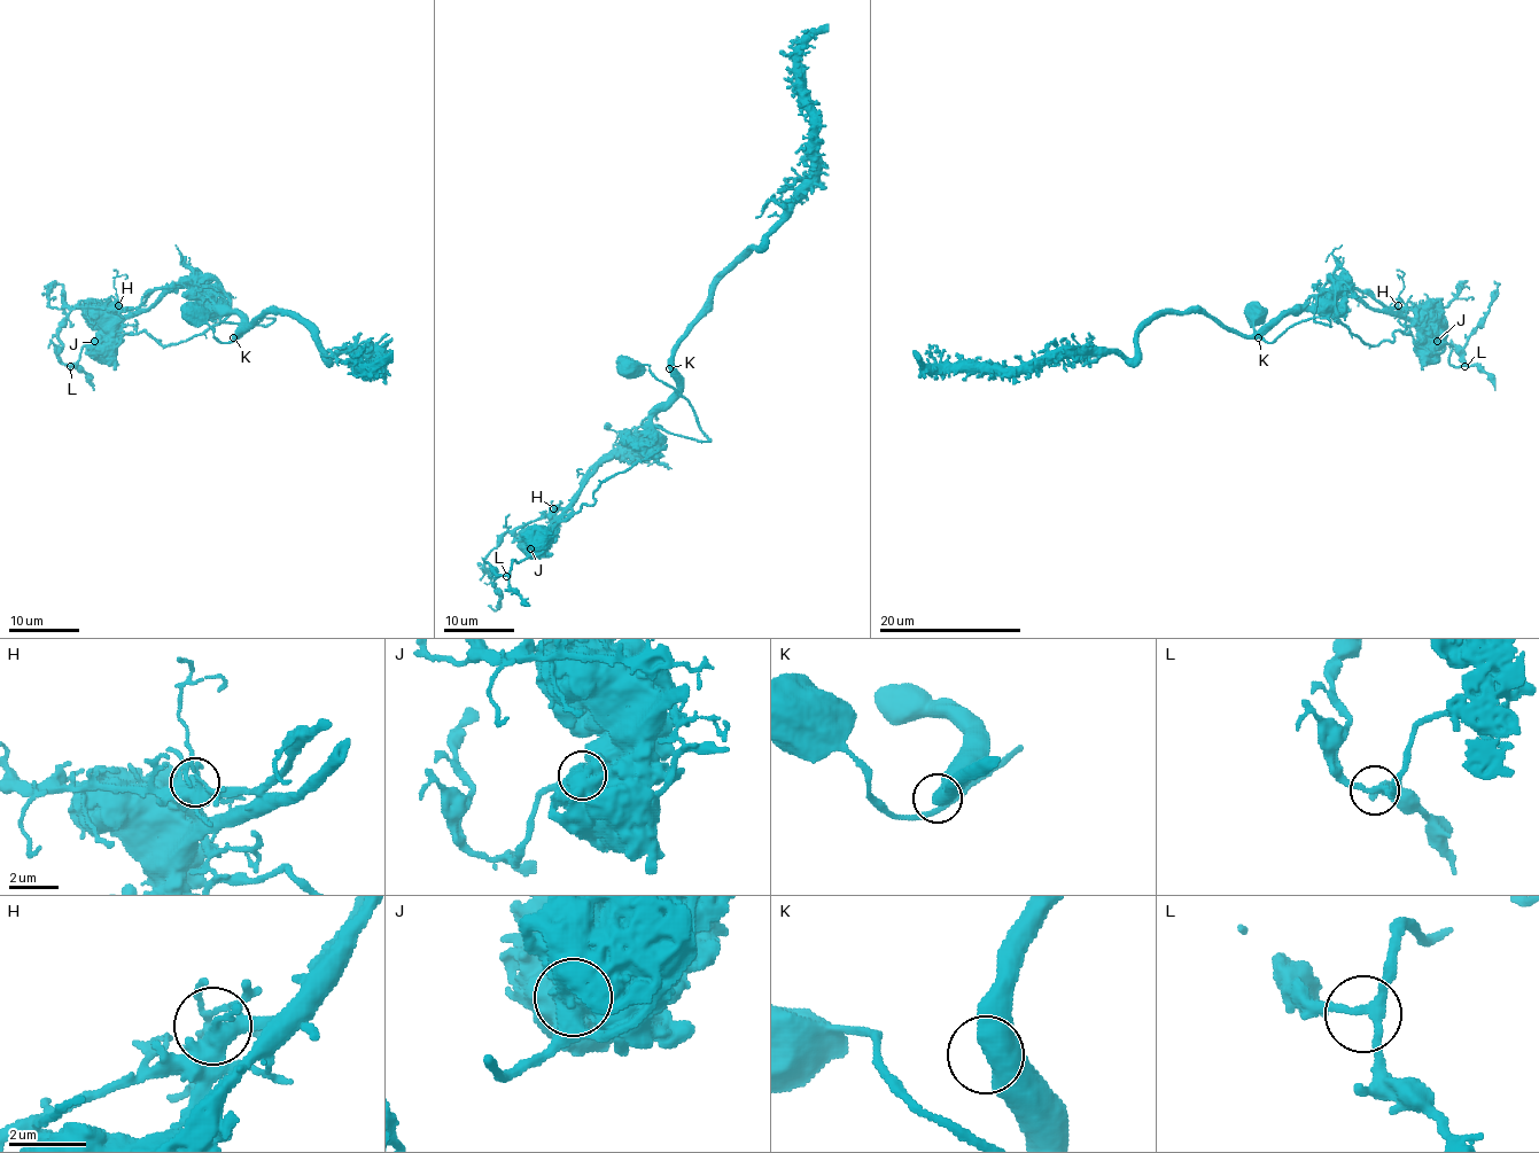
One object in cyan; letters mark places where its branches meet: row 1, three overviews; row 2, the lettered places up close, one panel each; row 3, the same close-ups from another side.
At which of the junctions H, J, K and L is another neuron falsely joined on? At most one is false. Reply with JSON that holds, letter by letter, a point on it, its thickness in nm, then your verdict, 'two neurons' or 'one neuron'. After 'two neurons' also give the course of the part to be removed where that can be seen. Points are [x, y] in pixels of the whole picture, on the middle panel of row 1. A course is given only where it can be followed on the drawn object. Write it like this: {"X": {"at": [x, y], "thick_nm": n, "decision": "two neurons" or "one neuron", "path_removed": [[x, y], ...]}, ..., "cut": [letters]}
{"H": {"at": [553, 508], "thick_nm": 320, "decision": "one neuron"}, "J": {"at": [530, 548], "thick_nm": 800, "decision": "two neurons", "path_removed": [[530, 547], [637, 433], [708, 442], [670, 387], [615, 360]]}, "K": {"at": [669, 368], "thick_nm": 500, "decision": "one neuron"}, "L": {"at": [506, 576], "thick_nm": 220, "decision": "one neuron"}, "cut": ["J"]}

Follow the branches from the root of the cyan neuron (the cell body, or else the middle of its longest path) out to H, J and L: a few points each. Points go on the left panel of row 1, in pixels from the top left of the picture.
H: (239, 334), (242, 319), (236, 314), (226, 314), (196, 286), (177, 286), (148, 309), (122, 309), (118, 305)
J: (239, 334), (242, 319), (236, 314), (226, 314), (196, 286), (177, 286), (152, 308), (119, 318), (95, 341)
L: (239, 334), (236, 314), (226, 314), (196, 286), (177, 286), (152, 308), (116, 318), (70, 366)

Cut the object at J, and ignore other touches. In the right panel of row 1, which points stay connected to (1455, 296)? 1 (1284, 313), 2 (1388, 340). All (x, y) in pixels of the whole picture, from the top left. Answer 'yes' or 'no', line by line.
1: no
2: yes

